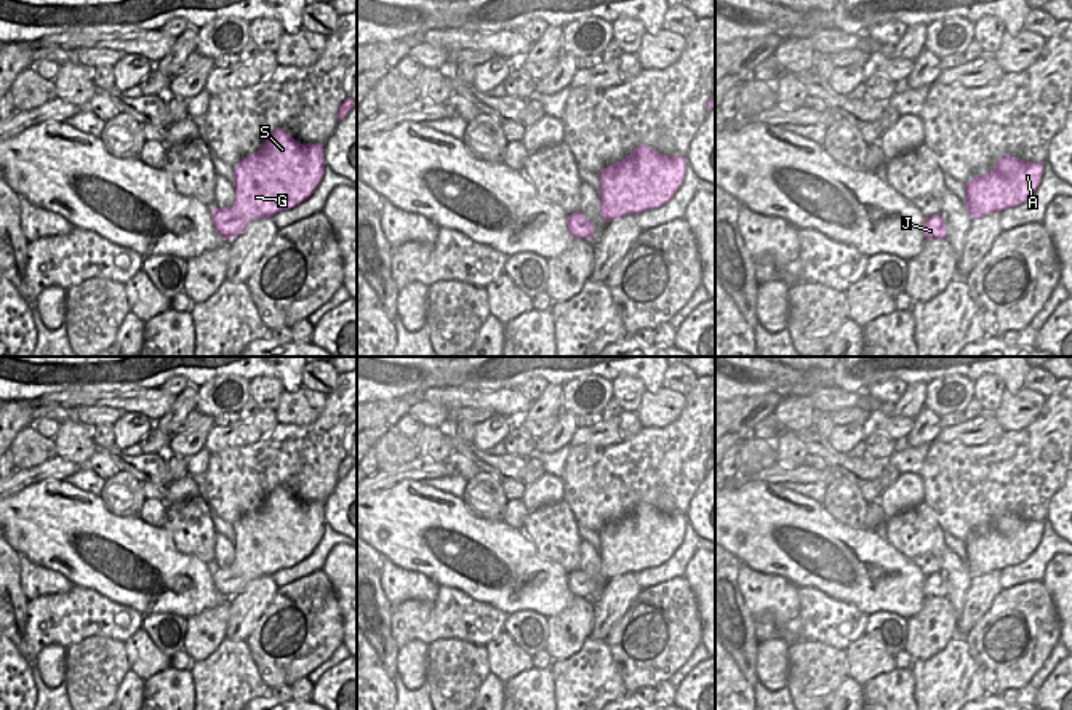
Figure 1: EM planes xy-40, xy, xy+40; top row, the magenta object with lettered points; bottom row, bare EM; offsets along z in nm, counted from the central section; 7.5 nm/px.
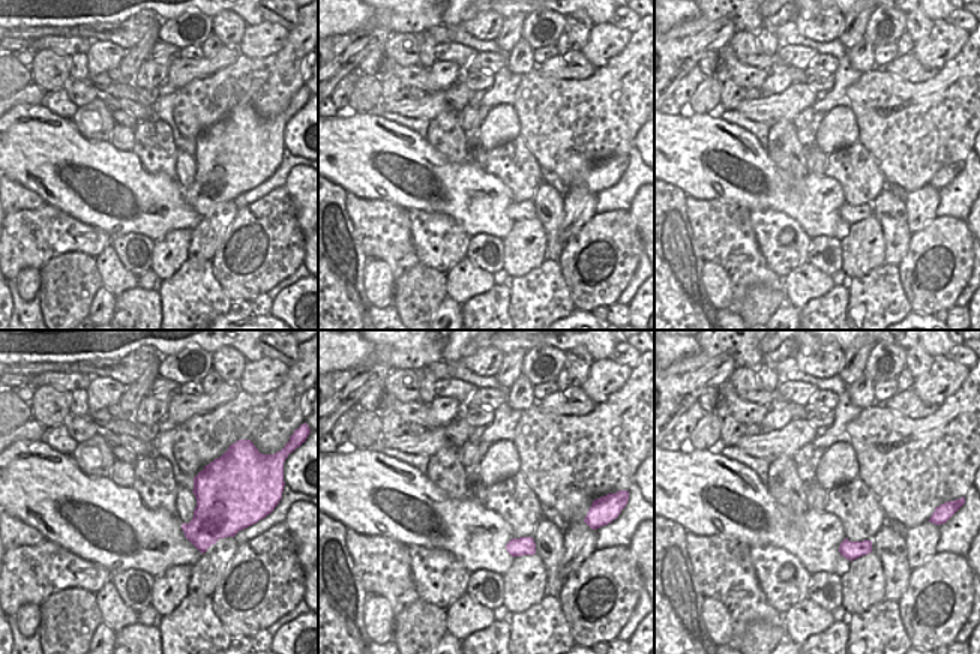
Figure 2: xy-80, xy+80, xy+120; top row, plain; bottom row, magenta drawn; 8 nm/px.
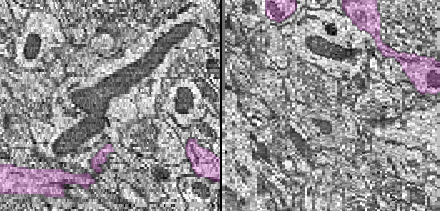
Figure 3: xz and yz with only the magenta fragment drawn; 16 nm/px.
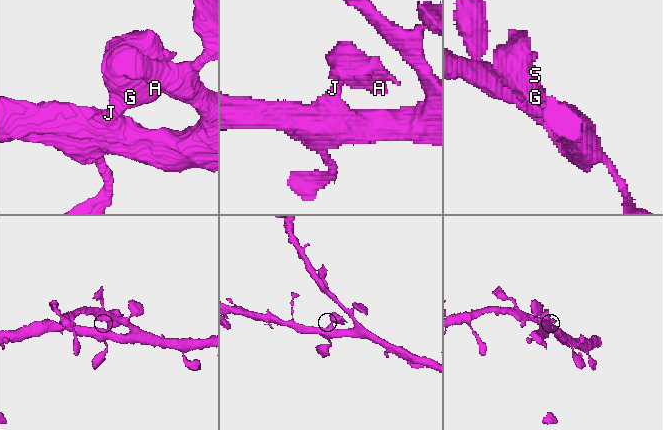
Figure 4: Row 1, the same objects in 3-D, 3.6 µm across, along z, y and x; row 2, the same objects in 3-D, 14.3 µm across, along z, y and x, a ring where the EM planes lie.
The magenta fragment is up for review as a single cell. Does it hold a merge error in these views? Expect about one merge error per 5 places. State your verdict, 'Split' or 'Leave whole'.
Leave whole

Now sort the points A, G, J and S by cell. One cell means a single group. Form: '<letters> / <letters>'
A G J S

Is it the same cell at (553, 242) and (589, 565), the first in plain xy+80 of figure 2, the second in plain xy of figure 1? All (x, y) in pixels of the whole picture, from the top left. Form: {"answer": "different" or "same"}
{"answer": "same"}

